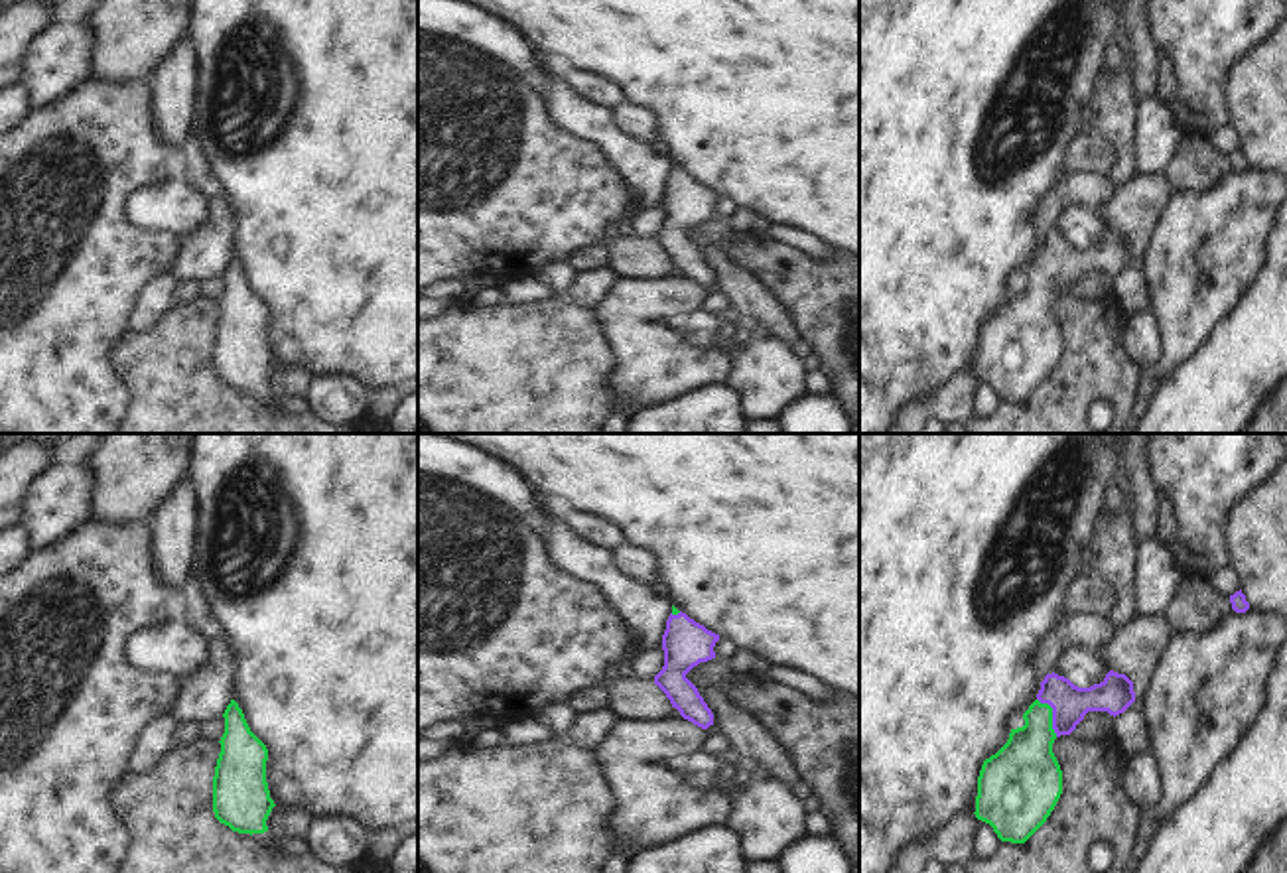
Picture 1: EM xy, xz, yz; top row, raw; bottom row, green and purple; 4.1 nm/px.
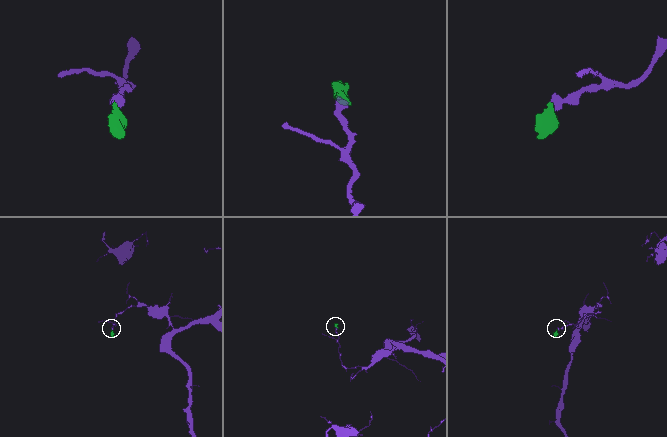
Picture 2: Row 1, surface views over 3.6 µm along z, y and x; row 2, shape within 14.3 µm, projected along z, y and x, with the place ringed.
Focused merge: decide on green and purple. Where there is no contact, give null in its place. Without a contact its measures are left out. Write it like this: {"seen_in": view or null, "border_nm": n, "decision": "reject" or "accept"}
{"seen_in": "yz", "border_nm": 180, "decision": "accept"}

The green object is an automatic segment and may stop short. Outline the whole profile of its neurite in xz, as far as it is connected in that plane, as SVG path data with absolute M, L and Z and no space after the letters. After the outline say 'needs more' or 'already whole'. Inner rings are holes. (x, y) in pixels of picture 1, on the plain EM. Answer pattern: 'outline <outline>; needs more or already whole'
outline M672 164L662 193L664 225L654 235L654 242L684 278L702 288L713 284L713 272L686 233L700 221L715 217L713 205L717 199L719 193L708 189Z; needs more

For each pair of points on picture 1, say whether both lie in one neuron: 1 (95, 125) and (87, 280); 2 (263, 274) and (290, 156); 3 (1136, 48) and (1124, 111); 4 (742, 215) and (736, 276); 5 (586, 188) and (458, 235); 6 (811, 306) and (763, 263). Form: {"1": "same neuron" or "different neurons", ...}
{"1": "same neuron", "2": "same neuron", "3": "different neurons", "4": "different neurons", "5": "same neuron", "6": "same neuron"}

